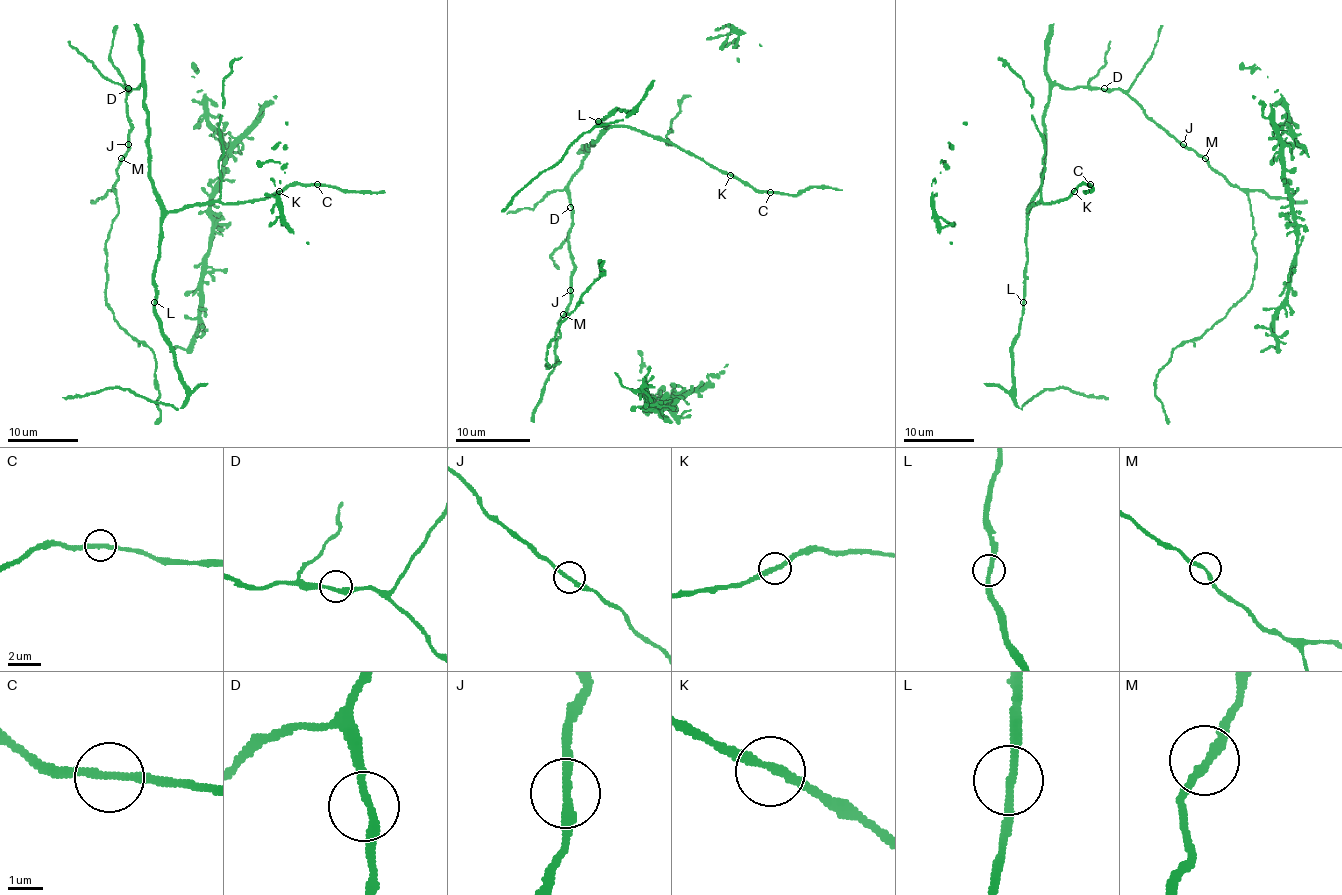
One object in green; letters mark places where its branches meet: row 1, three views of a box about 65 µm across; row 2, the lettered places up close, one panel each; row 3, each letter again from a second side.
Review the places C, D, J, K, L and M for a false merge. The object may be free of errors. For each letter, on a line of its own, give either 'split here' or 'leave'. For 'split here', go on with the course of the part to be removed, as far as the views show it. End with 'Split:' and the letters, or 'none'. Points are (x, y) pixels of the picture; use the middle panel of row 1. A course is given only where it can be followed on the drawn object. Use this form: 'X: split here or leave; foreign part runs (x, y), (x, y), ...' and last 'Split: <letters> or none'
C: leave
D: leave
J: leave
K: leave
L: leave
M: leave
Split: none

